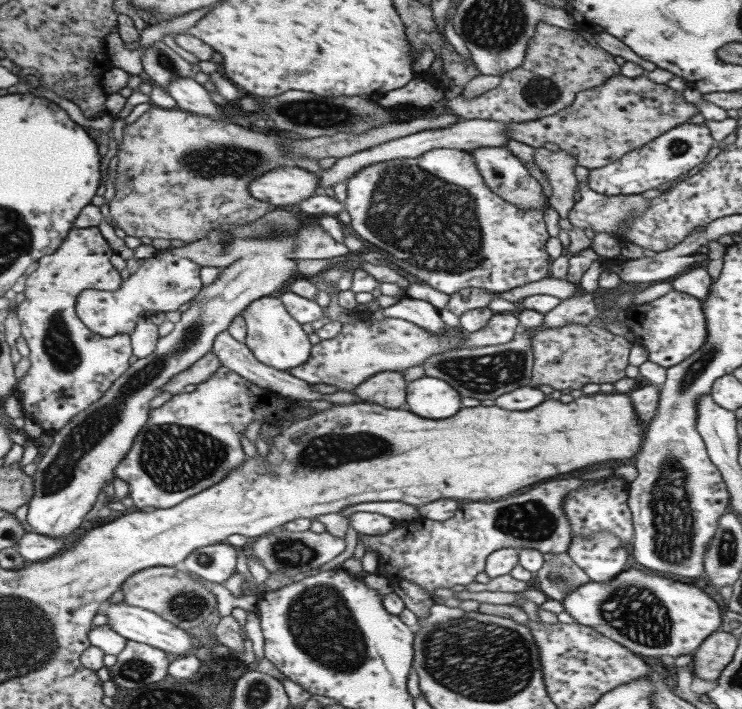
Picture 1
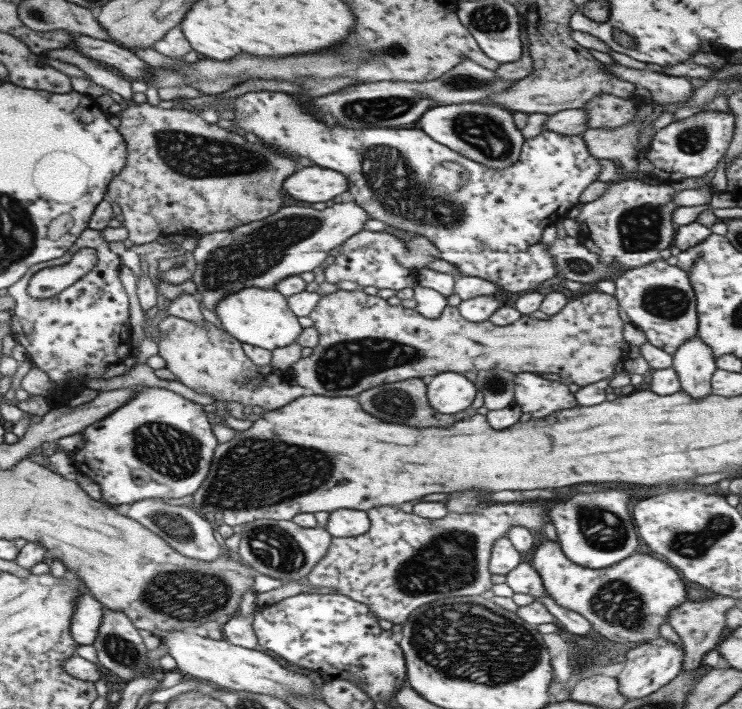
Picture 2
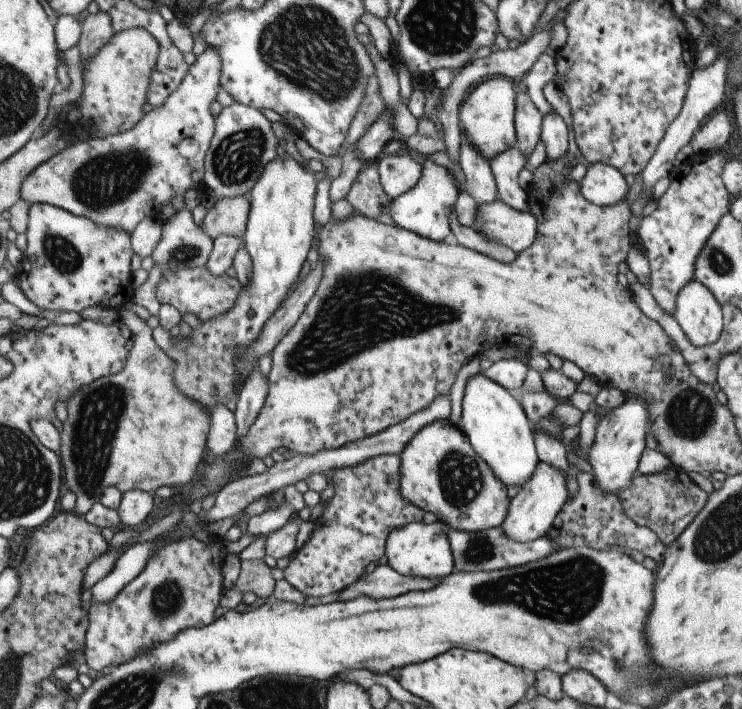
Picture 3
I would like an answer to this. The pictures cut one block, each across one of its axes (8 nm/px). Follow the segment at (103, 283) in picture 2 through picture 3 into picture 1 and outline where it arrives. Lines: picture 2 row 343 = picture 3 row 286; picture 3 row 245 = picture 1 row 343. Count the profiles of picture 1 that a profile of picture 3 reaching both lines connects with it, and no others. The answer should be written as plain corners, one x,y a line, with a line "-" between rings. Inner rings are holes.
73,227
55,252
36,261
37,269
25,278
24,300
14,307
30,362
29,369
15,386
16,399
21,403
24,418
39,423
48,434
63,428
97,401
127,370
132,355
128,336
95,335
74,311
81,291
113,291
120,286
122,280
109,262
113,254
97,227

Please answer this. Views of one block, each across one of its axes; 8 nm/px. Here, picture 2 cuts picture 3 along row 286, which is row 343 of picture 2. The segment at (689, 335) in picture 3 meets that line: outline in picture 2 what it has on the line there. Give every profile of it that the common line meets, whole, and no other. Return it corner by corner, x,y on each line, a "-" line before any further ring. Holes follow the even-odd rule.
696,335
675,350
670,367
677,373
680,390
691,398
700,399
710,393
710,378
716,364
707,344

